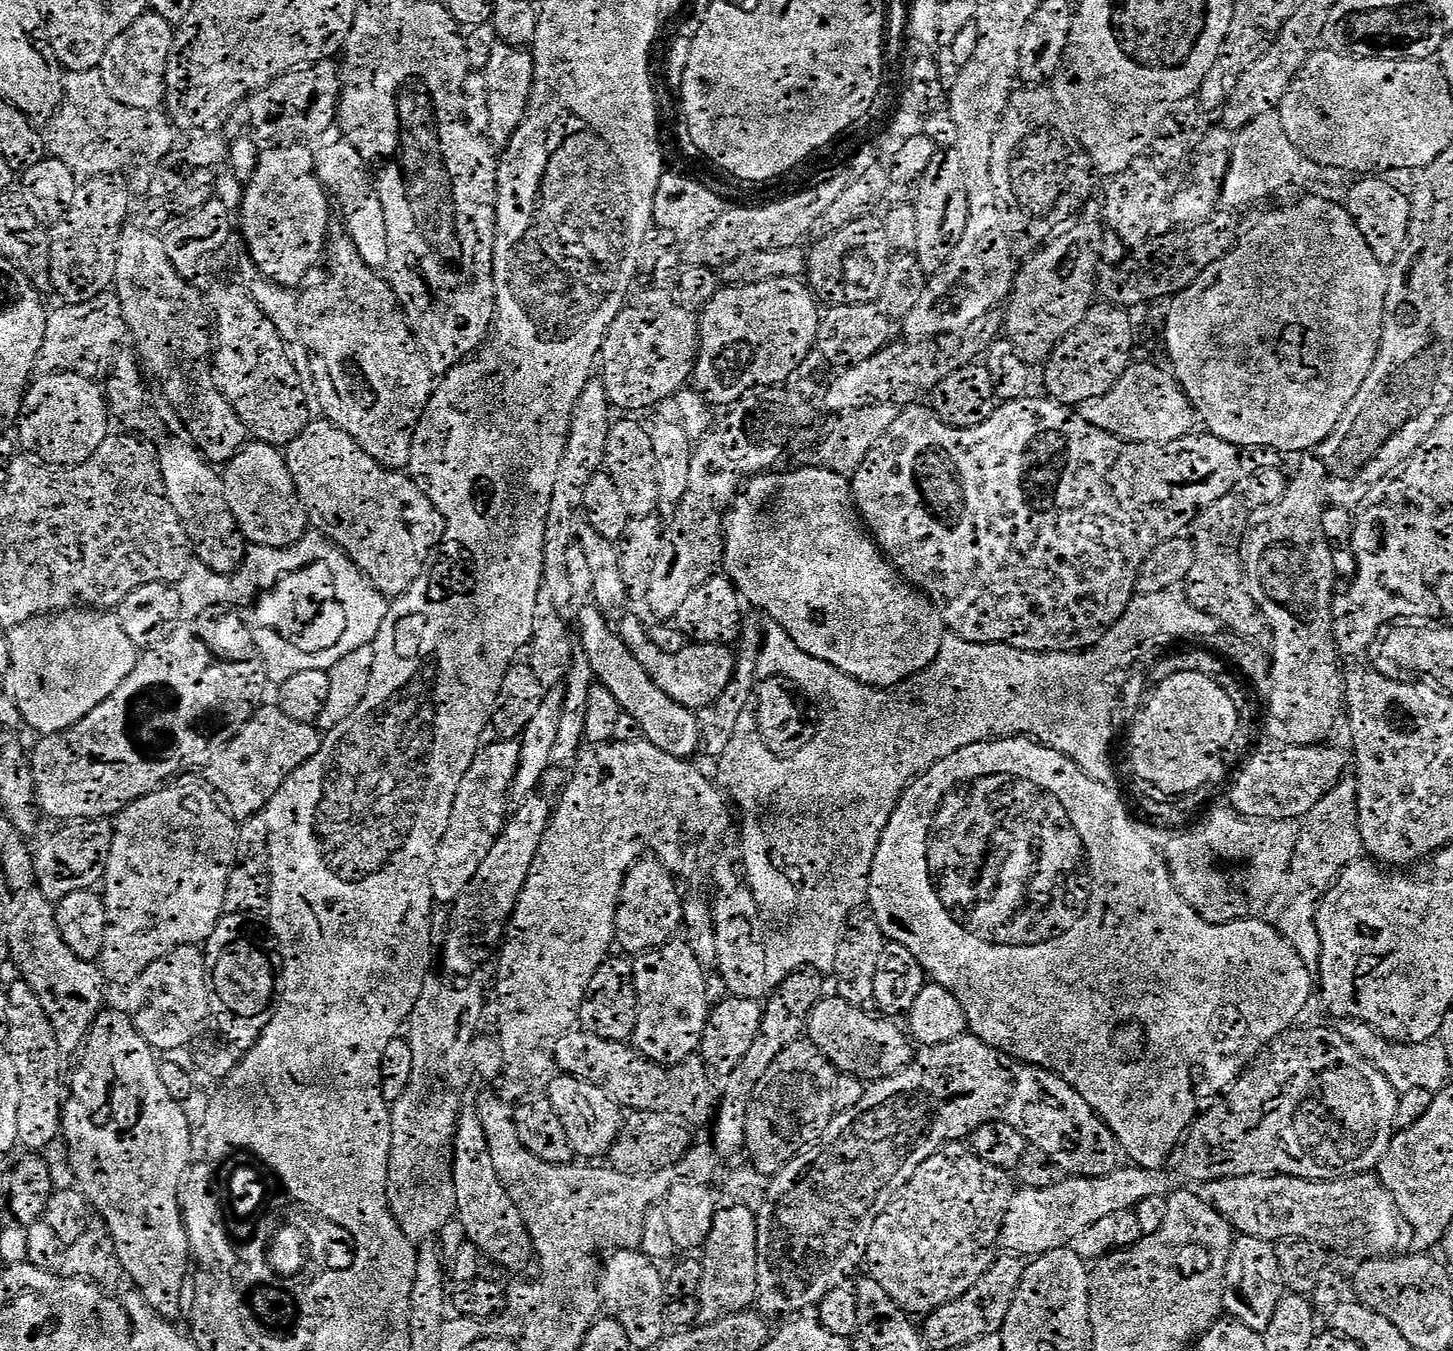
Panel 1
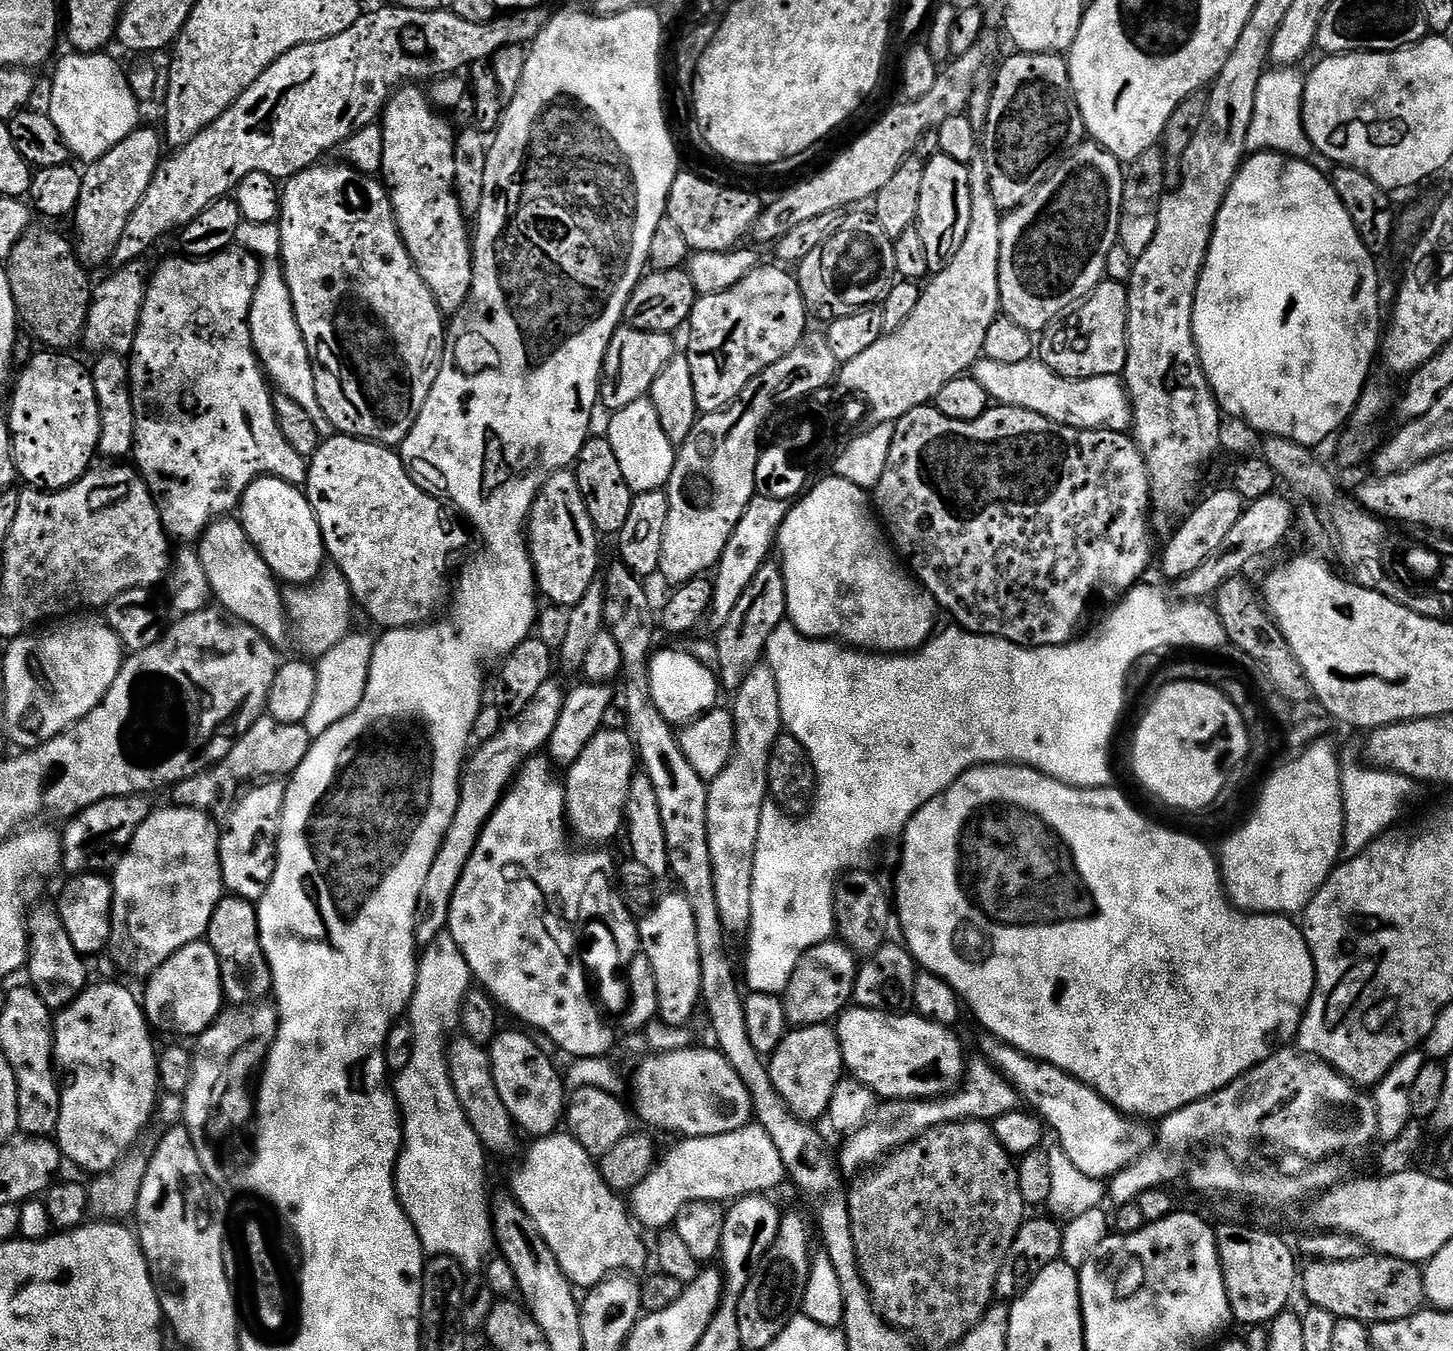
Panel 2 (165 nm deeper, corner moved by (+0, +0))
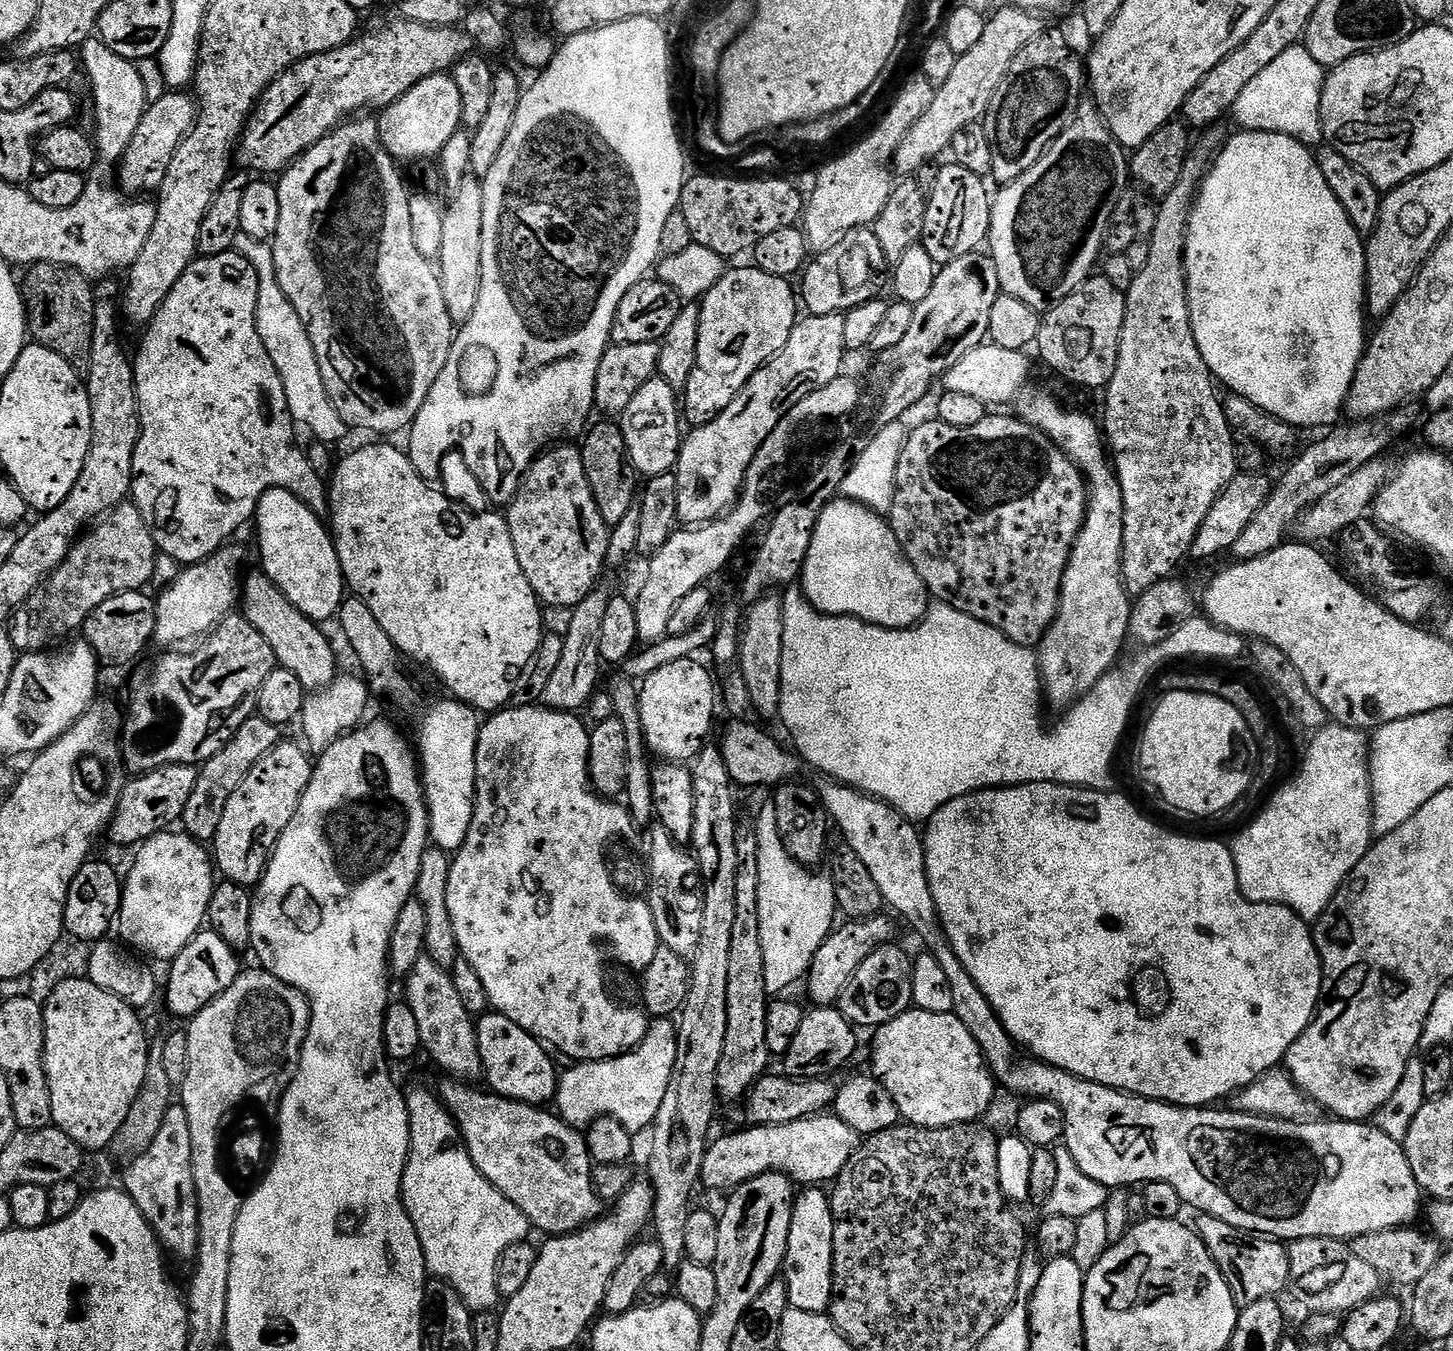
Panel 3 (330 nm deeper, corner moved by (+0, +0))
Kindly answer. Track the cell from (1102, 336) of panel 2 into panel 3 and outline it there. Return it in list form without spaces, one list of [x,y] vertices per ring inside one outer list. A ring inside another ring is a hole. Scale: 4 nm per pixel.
[[[1103,274],[1085,280],[1081,288],[1053,304],[1043,313],[1035,347],[1056,372],[1084,388],[1107,389],[1120,357],[1122,326],[1126,318],[1125,293],[1117,290]]]

